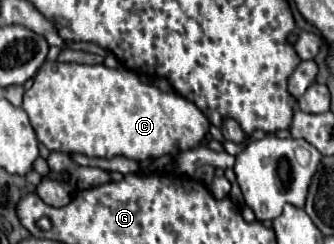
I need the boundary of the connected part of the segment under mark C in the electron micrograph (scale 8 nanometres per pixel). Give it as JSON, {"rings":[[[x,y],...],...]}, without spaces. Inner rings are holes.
{"rings":[[[45,61],[35,75],[35,83],[23,97],[23,109],[37,133],[37,139],[51,151],[83,153],[87,157],[113,159],[117,155],[147,161],[163,155],[181,153],[199,147],[209,131],[207,117],[185,97],[175,91],[161,93],[157,87],[141,83],[139,77],[127,69],[109,69],[105,65],[79,65]]]}

